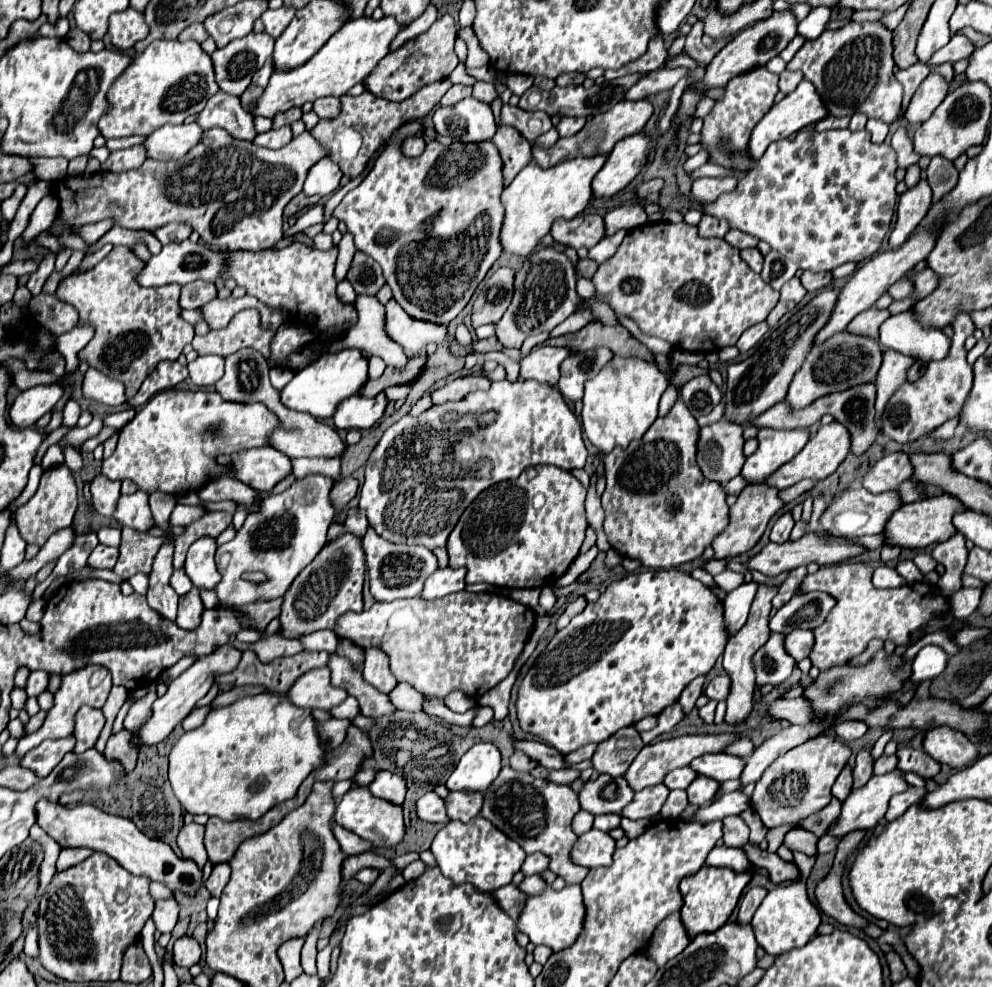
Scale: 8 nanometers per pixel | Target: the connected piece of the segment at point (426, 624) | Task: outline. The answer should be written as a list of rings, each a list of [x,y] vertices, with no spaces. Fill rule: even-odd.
[[[460,591],[446,595],[438,601],[426,601],[422,597],[374,603],[368,611],[346,613],[336,621],[334,633],[338,637],[348,637],[360,647],[378,647],[390,659],[390,671],[398,683],[410,683],[418,693],[426,697],[446,699],[452,691],[462,691],[466,697],[478,701],[484,693],[494,689],[502,679],[506,679],[518,657],[522,655],[536,623],[536,613],[510,599],[496,593],[470,593]]]

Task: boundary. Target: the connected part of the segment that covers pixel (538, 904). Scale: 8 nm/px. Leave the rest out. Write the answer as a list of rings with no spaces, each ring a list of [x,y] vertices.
[[[566,885],[562,891],[546,887],[540,895],[530,895],[528,899],[530,901],[526,901],[526,907],[520,915],[518,929],[526,933],[534,945],[548,945],[554,951],[560,951],[570,947],[578,939],[578,933],[582,933],[582,925],[586,919],[580,885]]]

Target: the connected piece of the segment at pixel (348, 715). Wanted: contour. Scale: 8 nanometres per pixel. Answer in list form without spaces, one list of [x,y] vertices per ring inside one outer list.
[[[348,696],[340,705],[334,707],[331,711],[333,718],[353,720],[360,714],[360,708],[357,700]]]

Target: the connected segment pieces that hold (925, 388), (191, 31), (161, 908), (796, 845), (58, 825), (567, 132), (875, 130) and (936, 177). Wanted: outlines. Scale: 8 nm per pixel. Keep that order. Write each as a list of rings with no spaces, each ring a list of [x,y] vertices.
[[[958,313],[958,317],[954,317],[954,321],[950,325],[954,329],[950,353],[942,361],[930,361],[926,367],[926,373],[918,381],[904,383],[890,397],[886,411],[882,415],[882,433],[886,437],[890,437],[898,443],[910,443],[918,437],[928,435],[932,429],[946,423],[948,419],[954,419],[960,413],[960,409],[972,389],[972,365],[968,365],[968,361],[966,361],[964,341],[968,335],[972,335],[974,323],[966,313]]]
[[[194,23],[194,25],[186,27],[186,29],[180,33],[180,37],[178,37],[178,39],[180,39],[180,41],[194,39],[194,41],[202,43],[202,41],[206,41],[206,39],[208,39],[208,33],[206,33],[206,29],[204,29],[204,25],[202,25],[202,23]]]
[[[176,899],[156,901],[156,909],[152,913],[152,919],[156,923],[156,929],[160,933],[170,933],[178,921],[178,903]]]
[[[794,827],[786,833],[784,837],[784,845],[790,847],[792,851],[802,851],[806,855],[814,855],[816,853],[816,835],[808,829],[802,827]]]
[[[40,799],[36,803],[38,813],[38,825],[60,843],[60,847],[88,847],[94,851],[108,853],[114,857],[126,871],[134,875],[146,875],[152,881],[158,881],[166,885],[172,891],[182,891],[188,895],[196,895],[198,889],[204,885],[204,873],[194,865],[194,861],[184,861],[184,857],[178,857],[170,845],[158,839],[146,837],[138,827],[124,817],[108,815],[100,811],[94,805],[76,805],[76,807],[64,807],[60,803],[50,803],[48,799]]]
[[[562,117],[562,121],[556,125],[556,131],[560,137],[572,137],[584,127],[584,117]]]
[[[870,119],[866,129],[870,131],[874,143],[882,143],[886,139],[886,135],[888,135],[888,125],[884,121],[878,121],[878,119]]]
[[[934,157],[926,169],[926,179],[932,187],[934,201],[938,201],[956,185],[958,169],[954,167],[954,163],[946,161],[946,157]]]

